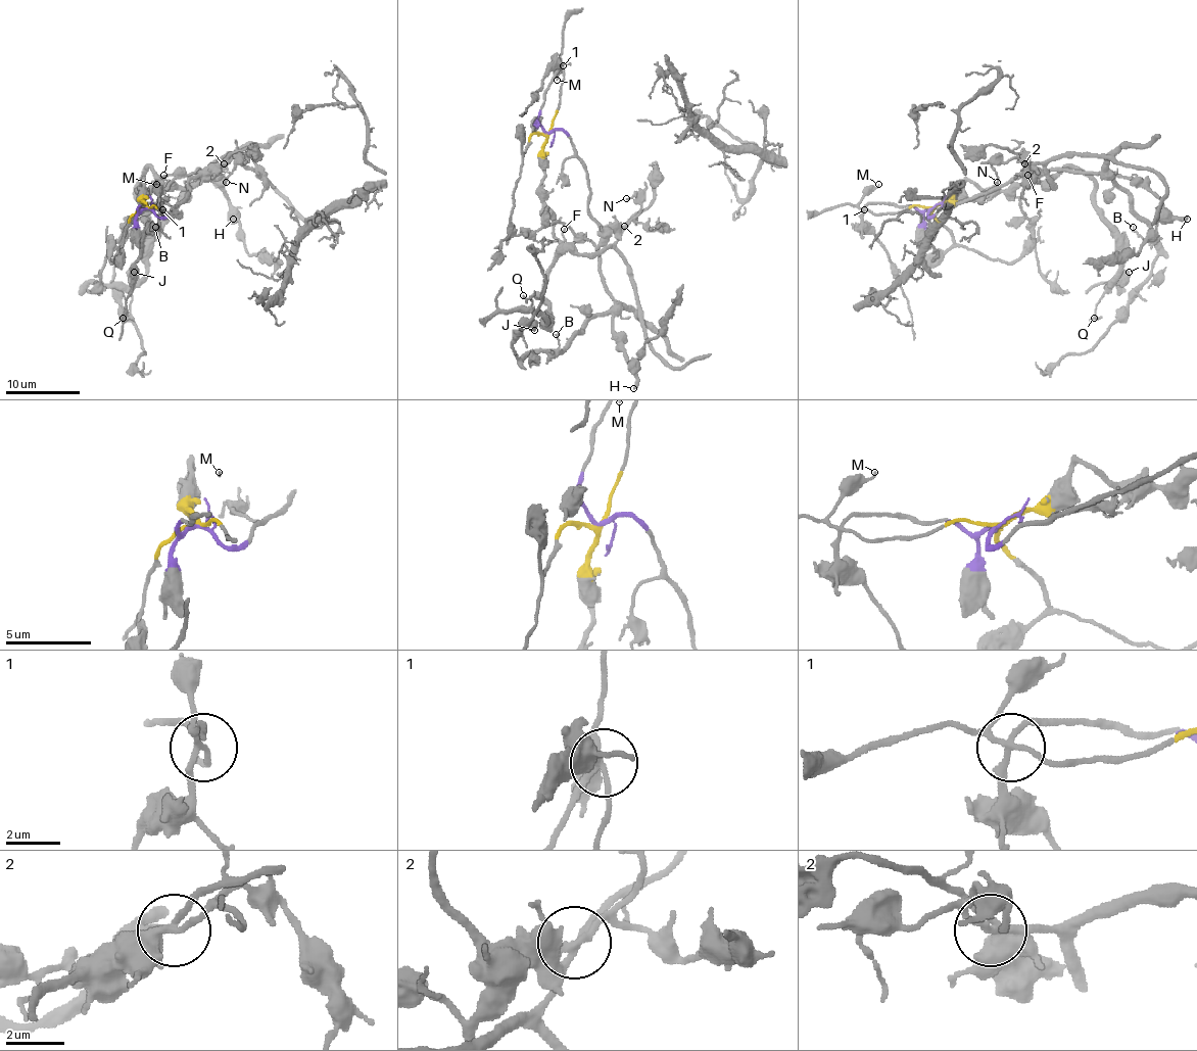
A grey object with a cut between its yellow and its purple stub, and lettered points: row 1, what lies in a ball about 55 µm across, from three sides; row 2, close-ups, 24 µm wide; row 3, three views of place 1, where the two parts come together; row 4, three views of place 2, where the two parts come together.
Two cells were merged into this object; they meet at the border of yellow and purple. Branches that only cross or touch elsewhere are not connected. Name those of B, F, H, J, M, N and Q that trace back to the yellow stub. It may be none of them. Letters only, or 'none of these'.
F, J, M, Q

